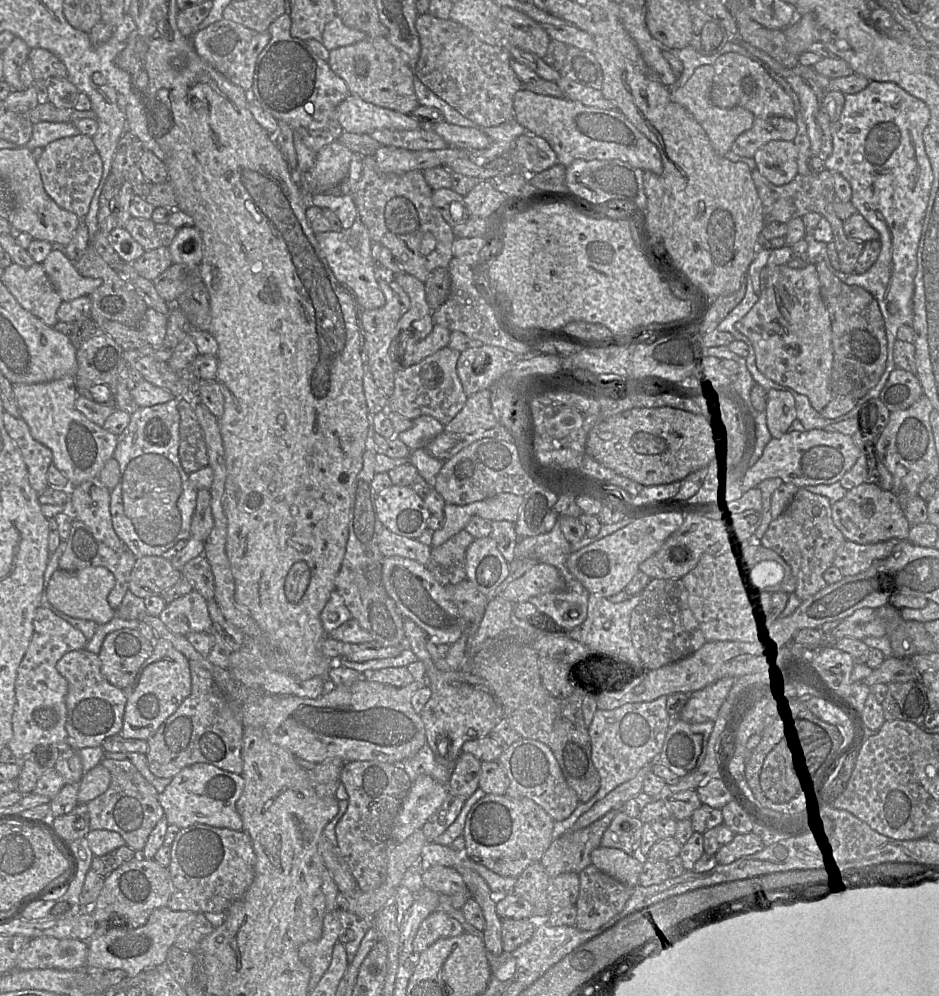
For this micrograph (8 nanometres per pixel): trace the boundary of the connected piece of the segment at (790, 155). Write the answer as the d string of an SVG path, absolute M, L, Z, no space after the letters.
M774 140L758 149L752 158L764 178L775 186L783 186L798 174L797 157L794 140Z

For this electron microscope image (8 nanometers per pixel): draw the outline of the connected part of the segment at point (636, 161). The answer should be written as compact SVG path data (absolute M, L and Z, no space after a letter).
M520 89L514 97L515 120L530 135L545 139L557 155L559 164L568 167L577 159L620 160L642 171L660 175L663 163L658 148L619 110L585 106L566 98L555 98Z

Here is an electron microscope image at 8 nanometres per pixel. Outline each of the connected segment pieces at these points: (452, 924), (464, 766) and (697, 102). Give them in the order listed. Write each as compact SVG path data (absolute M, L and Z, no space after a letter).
M435 910L420 924L413 940L414 955L419 955L430 945L442 938L465 933L462 924L442 910Z
M461 753L448 781L449 792L470 797L479 787L482 761L472 753Z
M703 65L694 71L683 87L670 89L670 94L671 100L684 107L701 125L715 152L720 156L724 156L730 150L735 139L752 127L754 115L742 107L724 109L715 106L710 100L713 77L714 67Z

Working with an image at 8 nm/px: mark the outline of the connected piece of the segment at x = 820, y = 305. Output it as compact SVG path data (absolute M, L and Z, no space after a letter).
M815 264L804 268L766 265L760 272L761 291L758 301L738 322L735 329L750 341L758 370L773 382L805 395L811 406L820 412L831 400L830 375L833 365L831 321L820 295L820 283Z

